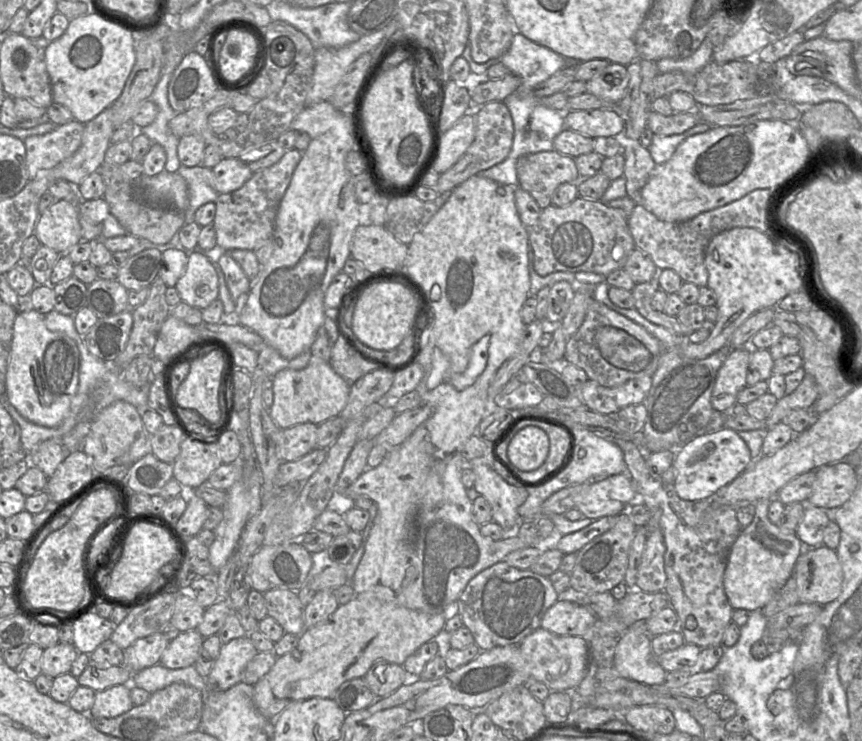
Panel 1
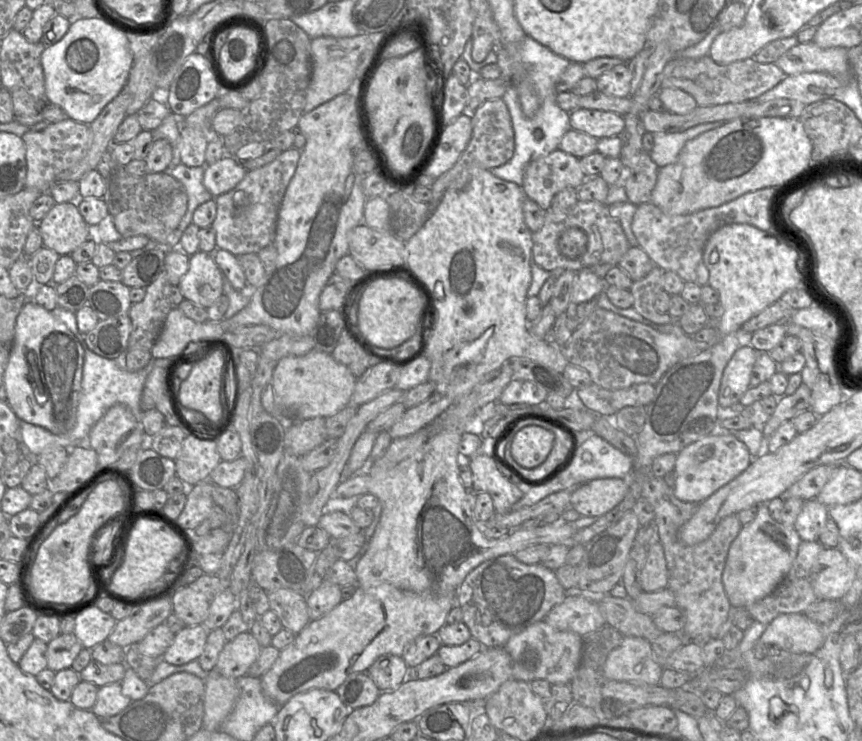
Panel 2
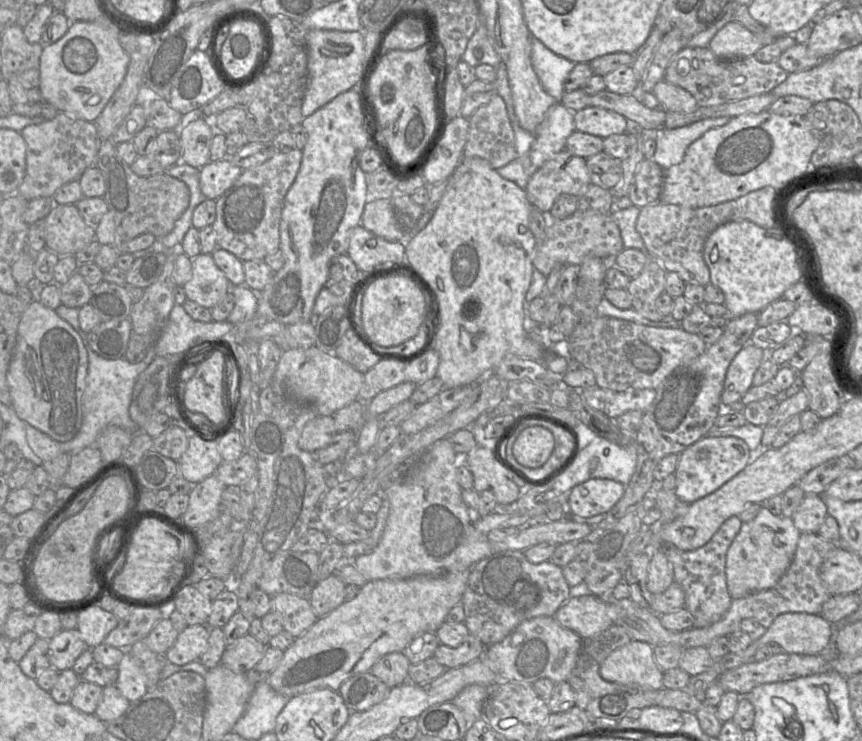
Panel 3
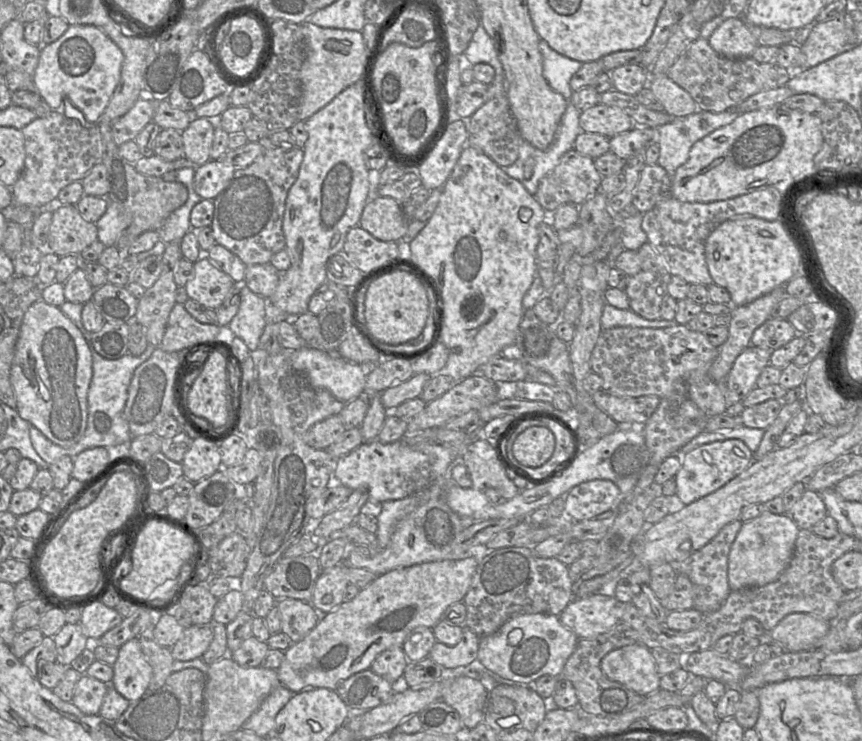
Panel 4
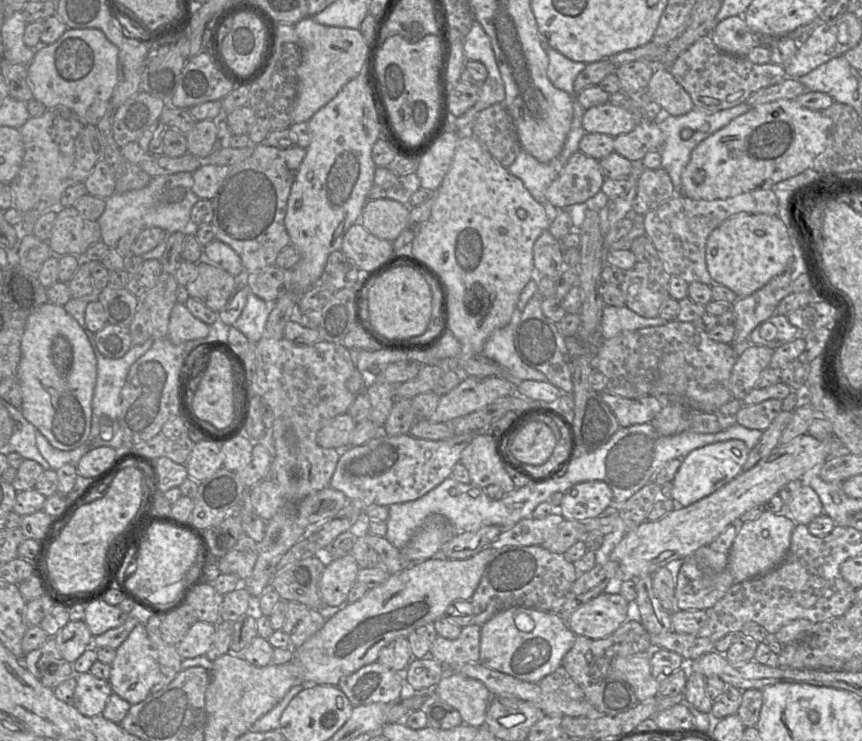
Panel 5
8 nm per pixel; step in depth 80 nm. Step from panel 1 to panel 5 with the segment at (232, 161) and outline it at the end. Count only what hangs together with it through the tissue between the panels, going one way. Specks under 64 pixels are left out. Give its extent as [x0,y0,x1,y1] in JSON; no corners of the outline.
[193,161,230,200]

